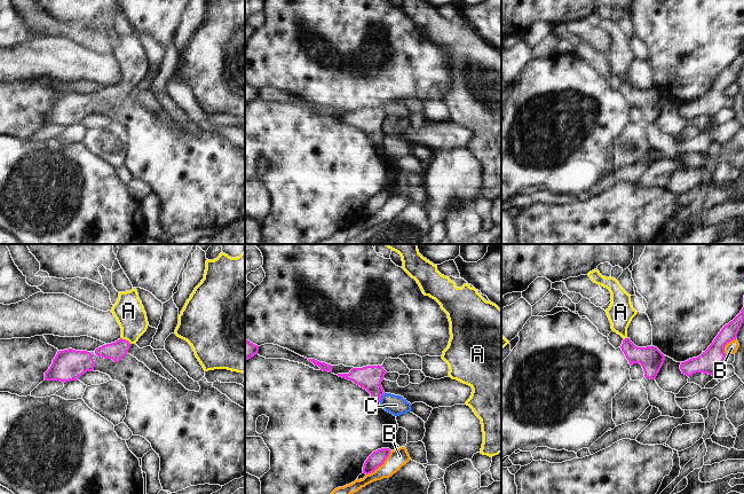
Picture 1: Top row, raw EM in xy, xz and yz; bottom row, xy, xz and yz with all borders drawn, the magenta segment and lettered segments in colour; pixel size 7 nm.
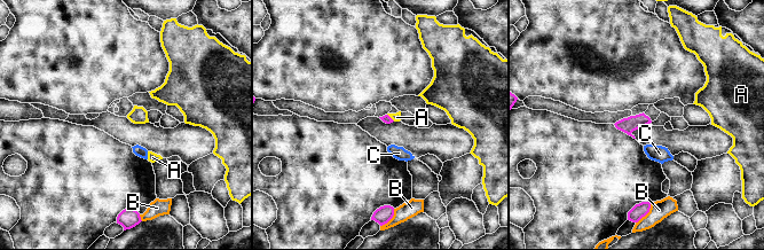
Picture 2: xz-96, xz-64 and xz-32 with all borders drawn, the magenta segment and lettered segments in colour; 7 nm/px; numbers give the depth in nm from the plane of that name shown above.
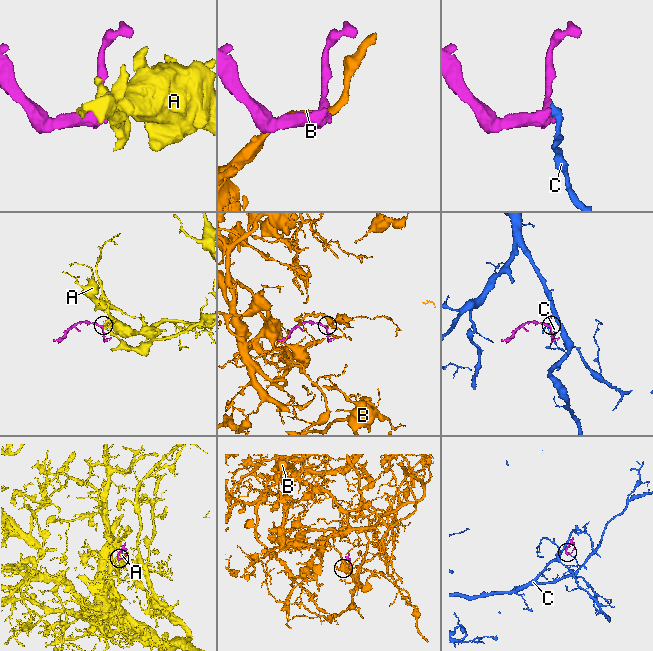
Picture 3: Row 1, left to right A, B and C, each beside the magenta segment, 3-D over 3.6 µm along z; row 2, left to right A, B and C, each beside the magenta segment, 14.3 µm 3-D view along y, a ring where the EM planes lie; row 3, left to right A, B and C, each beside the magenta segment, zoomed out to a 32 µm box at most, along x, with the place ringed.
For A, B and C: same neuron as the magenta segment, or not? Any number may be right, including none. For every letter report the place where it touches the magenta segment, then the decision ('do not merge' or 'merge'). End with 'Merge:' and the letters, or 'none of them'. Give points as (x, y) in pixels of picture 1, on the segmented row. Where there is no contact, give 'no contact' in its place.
A: xy (125, 339) | merge
B: xz (380, 464) | do not merge
C: xz (381, 397) | do not merge
Merge: A

